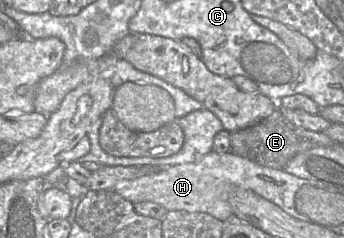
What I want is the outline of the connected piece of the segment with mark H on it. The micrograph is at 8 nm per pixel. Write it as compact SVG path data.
M214 150L197 161L172 165L166 169L133 180L119 181L114 191L132 203L154 202L163 206L167 211L184 210L189 212L203 212L228 222L233 218L231 206L228 202L230 186L240 186L249 189L261 197L273 202L289 215L307 222L308 217L299 213L297 197L300 189L306 192L309 185L319 185L298 176L292 175L283 169L273 169L258 165L232 152L217 153Z

